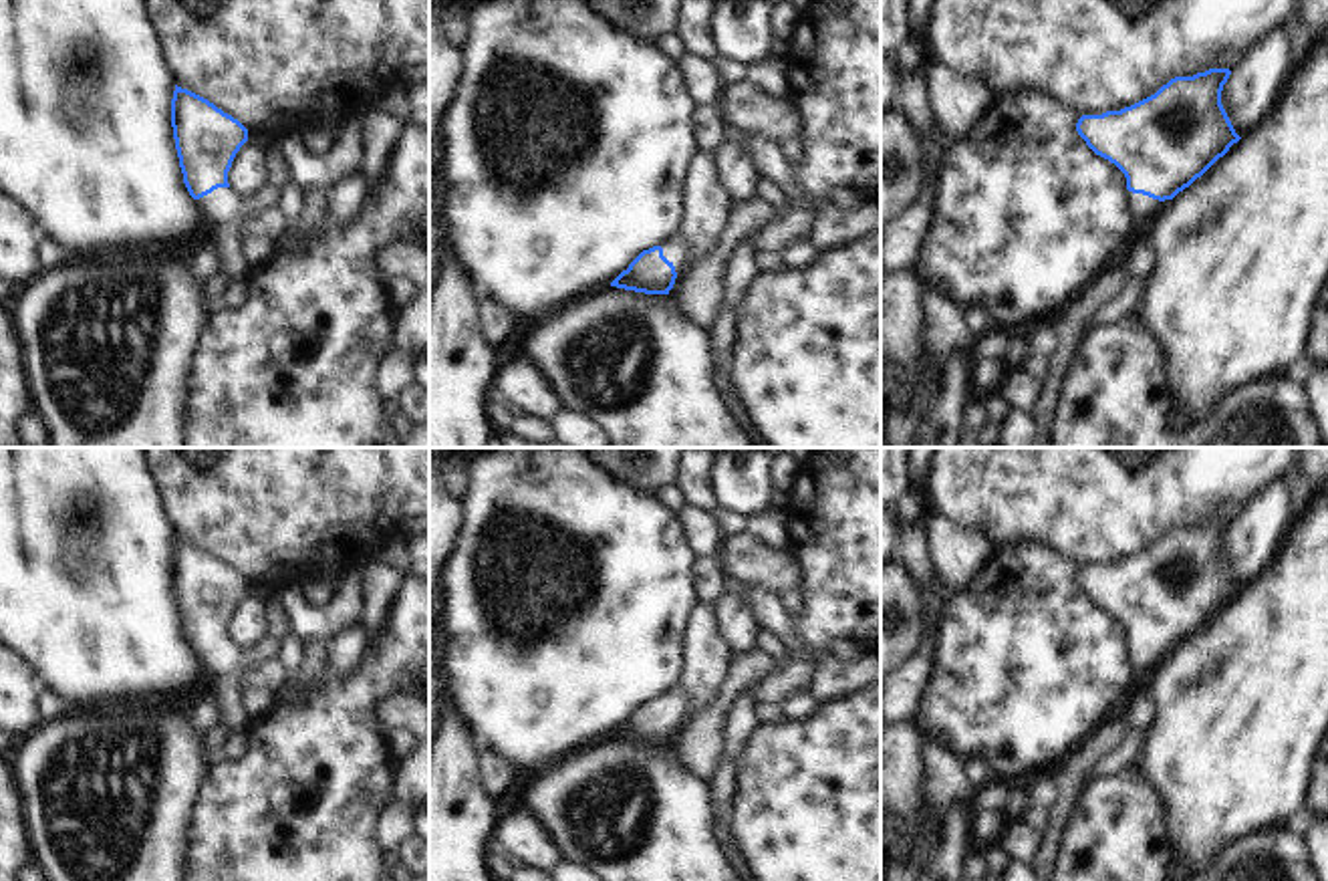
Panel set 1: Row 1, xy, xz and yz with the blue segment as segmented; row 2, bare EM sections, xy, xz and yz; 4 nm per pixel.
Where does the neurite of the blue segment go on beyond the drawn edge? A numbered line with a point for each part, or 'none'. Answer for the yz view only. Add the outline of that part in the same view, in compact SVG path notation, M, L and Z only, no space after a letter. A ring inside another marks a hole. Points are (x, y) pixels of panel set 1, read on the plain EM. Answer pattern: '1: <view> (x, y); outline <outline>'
1: yz (1143, 660); outline M1131 643L1128 661L1131 661L1133 673L1137 677L1149 675L1159 665L1159 655L1161 655L1159 651Z

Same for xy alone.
1: xy (222, 658); outline M218 639L200 649L200 659L210 677L236 679L242 691L276 696L288 679L288 671L278 659L250 661L246 649L232 639Z

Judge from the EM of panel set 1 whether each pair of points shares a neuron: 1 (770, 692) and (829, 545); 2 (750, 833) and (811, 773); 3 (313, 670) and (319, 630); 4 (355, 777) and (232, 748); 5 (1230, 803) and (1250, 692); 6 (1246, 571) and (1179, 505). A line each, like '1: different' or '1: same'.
1: same
2: same
3: different
4: different
5: same
6: different

